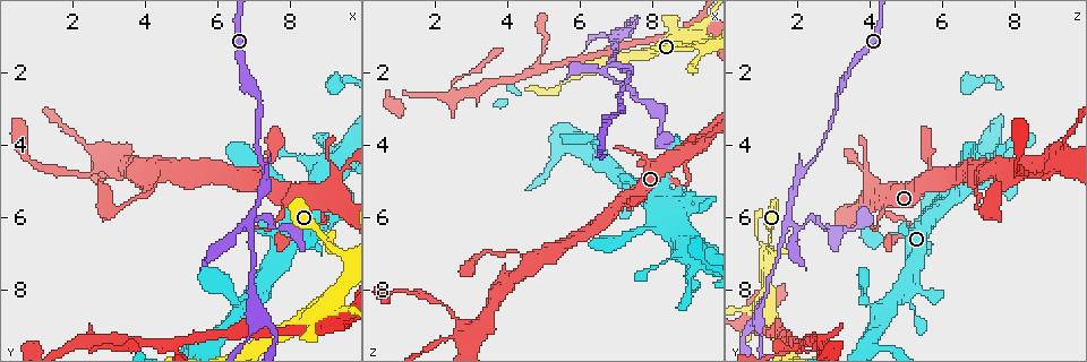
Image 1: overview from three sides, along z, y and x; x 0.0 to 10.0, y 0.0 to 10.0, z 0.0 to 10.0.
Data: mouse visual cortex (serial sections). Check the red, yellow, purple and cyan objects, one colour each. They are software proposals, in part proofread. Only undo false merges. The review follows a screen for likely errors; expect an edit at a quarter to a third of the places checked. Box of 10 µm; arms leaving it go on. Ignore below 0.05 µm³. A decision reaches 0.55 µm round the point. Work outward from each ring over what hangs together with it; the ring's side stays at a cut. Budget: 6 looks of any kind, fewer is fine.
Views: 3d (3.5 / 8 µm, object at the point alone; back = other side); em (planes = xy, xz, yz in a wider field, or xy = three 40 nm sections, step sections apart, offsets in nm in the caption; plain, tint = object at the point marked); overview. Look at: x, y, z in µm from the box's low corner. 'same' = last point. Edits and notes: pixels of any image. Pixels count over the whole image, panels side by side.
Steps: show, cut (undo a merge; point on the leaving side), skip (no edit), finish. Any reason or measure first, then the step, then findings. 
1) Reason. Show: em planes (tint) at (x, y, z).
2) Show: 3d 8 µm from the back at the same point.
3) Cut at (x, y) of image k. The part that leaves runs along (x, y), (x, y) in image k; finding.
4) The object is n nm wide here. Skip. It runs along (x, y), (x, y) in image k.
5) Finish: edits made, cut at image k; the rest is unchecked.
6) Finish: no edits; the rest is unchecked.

Four-way junction. Show: 3d 3.5 µm from the back at (8.70, 5.50, 4.25).

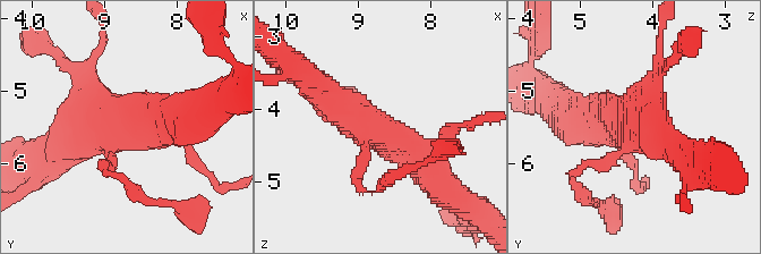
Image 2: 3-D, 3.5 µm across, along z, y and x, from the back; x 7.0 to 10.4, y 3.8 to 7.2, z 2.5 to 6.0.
4 arms meet here; the arms are 150, 400, 450, 450 nm wide. Show: em xy step 5 (tint) at (8.70, 5.55, 4.30).

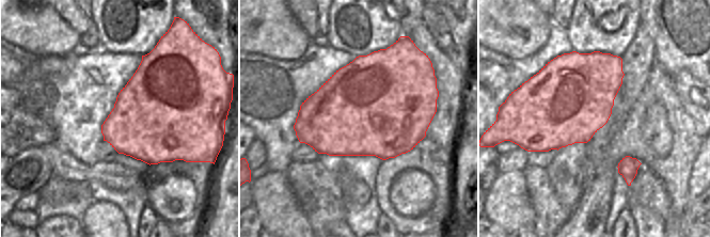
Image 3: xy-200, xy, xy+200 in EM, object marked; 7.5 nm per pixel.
Skip. It runs along (435, 177), (324, 90) in image 2; continuous, no second cell.

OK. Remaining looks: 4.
Four arms meet. Show: 3d 3.5 µm from the back at (7.05, 6.05, 1.75).

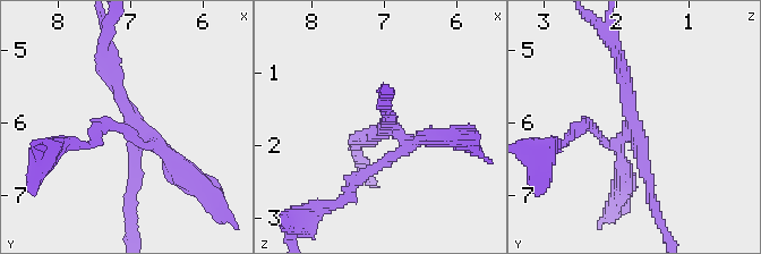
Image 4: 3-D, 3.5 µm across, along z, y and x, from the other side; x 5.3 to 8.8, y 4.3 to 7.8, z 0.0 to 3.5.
Now the EM. Show: em xy step 2 (tint) at (6.95, 5.95, 1.80).

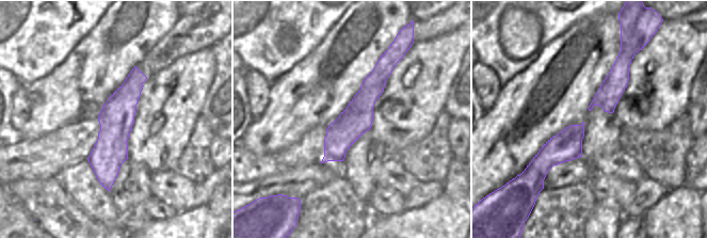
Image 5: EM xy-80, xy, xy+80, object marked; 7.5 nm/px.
Cut it another way. Show: em xy step 1 (tint) at the same point.

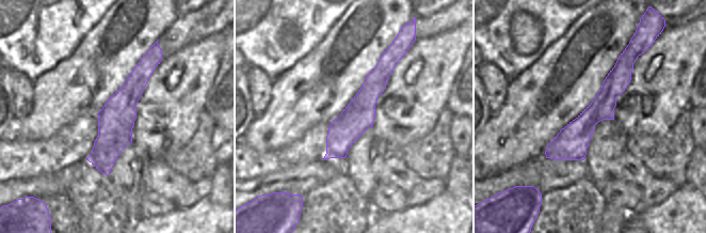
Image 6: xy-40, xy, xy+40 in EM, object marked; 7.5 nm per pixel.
4 arms meet here. Cut at (627, 177) of image 4. A border runs along (560, 131), (561, 142), (568, 158) in image 6; two cells meet here.

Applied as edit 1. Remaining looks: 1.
Finish: edits made, cut at image 4; the rest is unchecked.

